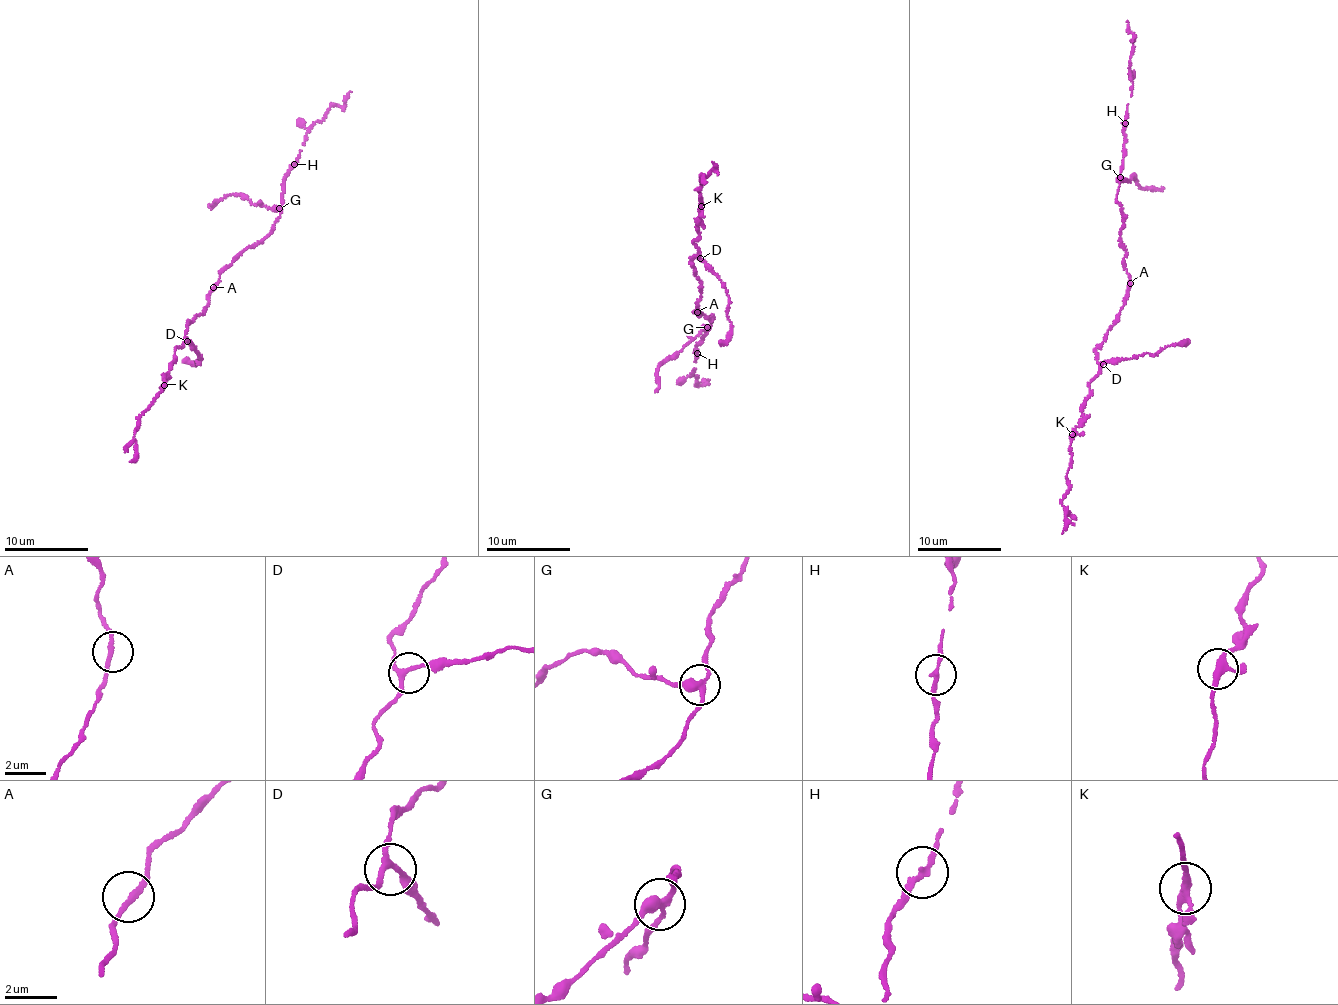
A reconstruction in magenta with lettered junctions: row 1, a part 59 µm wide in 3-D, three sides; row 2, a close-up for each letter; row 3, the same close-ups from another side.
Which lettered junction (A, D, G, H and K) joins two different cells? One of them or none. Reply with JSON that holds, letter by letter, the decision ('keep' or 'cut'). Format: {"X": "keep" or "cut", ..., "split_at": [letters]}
{"A": "keep", "D": "keep", "G": "cut", "H": "keep", "K": "keep", "split_at": ["G"]}

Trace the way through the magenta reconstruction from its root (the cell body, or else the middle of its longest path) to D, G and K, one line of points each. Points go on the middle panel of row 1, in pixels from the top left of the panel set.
D: (700, 310), (697, 303), (701, 299), (702, 288), (692, 259), (695, 256), (700, 258)
G: (700, 310), (695, 313), (705, 314), (708, 319), (713, 316), (708, 327)
K: (700, 310), (697, 303), (702, 288), (692, 259), (699, 253), (693, 242), (700, 235), (697, 220), (701, 206)

